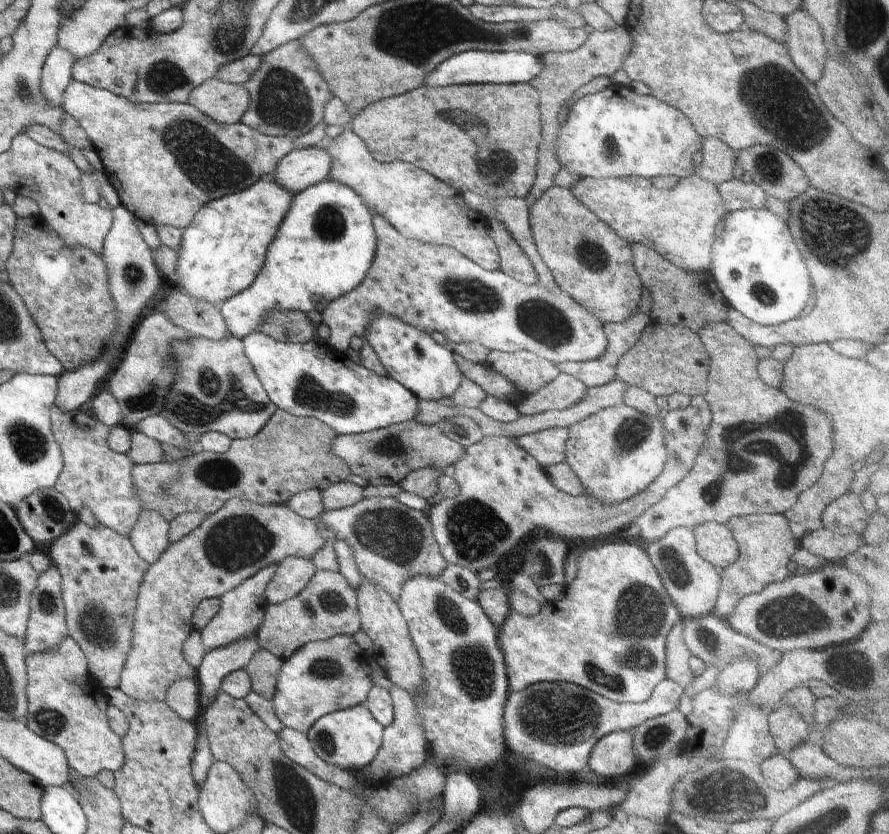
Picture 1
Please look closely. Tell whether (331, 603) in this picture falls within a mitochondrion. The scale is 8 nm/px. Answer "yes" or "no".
yes

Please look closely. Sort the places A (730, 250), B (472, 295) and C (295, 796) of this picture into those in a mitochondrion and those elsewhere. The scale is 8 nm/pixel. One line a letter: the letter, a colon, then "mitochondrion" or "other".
A: other
B: mitochondrion
C: mitochondrion

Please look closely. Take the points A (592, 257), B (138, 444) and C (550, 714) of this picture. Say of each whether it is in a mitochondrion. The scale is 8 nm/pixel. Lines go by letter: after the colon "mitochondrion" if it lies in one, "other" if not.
A: mitochondrion
B: other
C: mitochondrion

